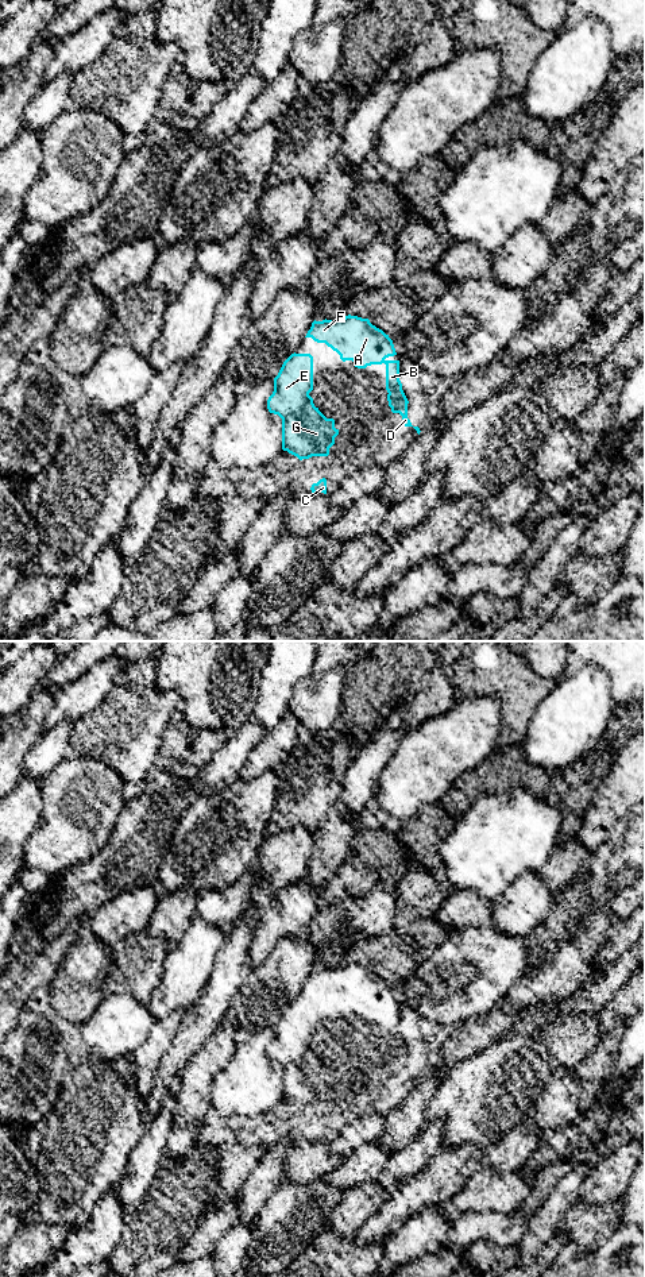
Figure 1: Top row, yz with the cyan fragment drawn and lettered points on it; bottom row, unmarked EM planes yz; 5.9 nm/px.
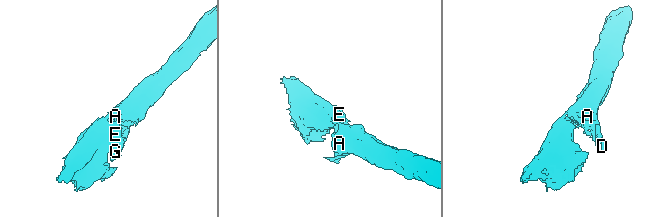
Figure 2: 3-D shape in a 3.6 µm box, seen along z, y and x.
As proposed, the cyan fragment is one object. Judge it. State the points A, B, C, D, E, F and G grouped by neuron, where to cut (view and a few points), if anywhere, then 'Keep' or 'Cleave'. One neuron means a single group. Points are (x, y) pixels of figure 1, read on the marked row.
Groups: A B C D E F G. No split. Keep

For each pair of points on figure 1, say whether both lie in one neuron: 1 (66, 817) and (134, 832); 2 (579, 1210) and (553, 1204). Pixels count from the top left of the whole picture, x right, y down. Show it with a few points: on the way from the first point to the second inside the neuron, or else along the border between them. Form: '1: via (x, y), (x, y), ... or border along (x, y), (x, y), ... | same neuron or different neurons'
1: border along (124, 806), (111, 836), (96, 853) | different neurons
2: border along (576, 1200), (556, 1231) | different neurons

